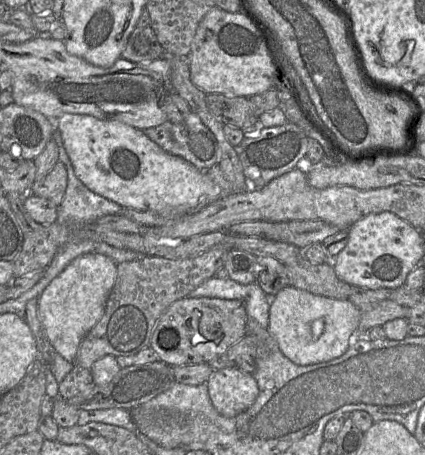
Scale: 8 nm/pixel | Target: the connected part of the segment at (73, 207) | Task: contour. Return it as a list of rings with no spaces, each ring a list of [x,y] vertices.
[[[63,146],[59,148],[59,159],[66,166],[68,182],[64,198],[57,206],[56,222],[95,223],[102,216],[121,213],[124,208],[120,204],[92,192],[77,178]]]

